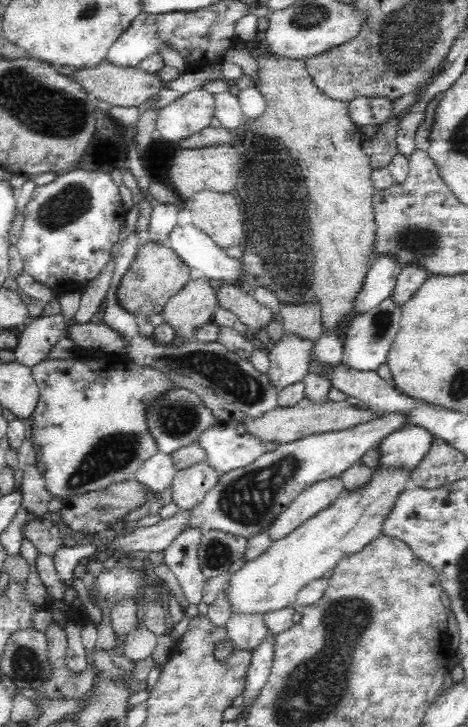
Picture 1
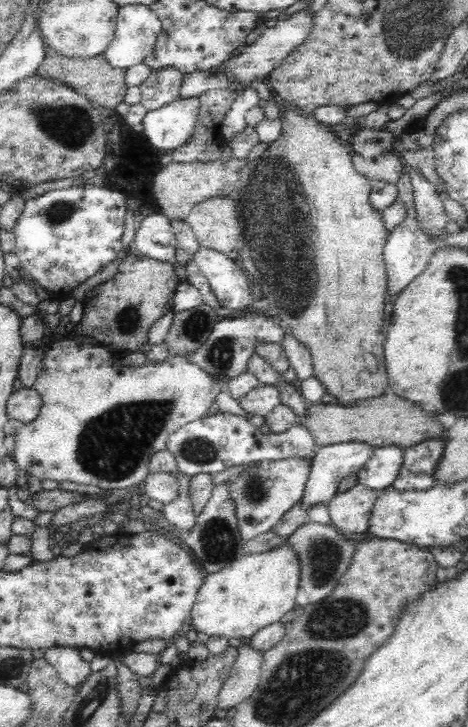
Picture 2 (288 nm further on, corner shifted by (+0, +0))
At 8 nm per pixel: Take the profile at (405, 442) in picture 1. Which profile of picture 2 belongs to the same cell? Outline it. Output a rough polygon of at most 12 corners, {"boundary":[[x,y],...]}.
{"boundary":[[374,448],[360,470],[360,484],[380,492],[404,464],[404,448]]}

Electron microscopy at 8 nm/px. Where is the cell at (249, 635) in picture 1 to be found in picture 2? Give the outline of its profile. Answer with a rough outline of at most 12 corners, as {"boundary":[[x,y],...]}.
{"boundary":[[244,640],[222,690],[232,710],[258,688],[266,650]]}

